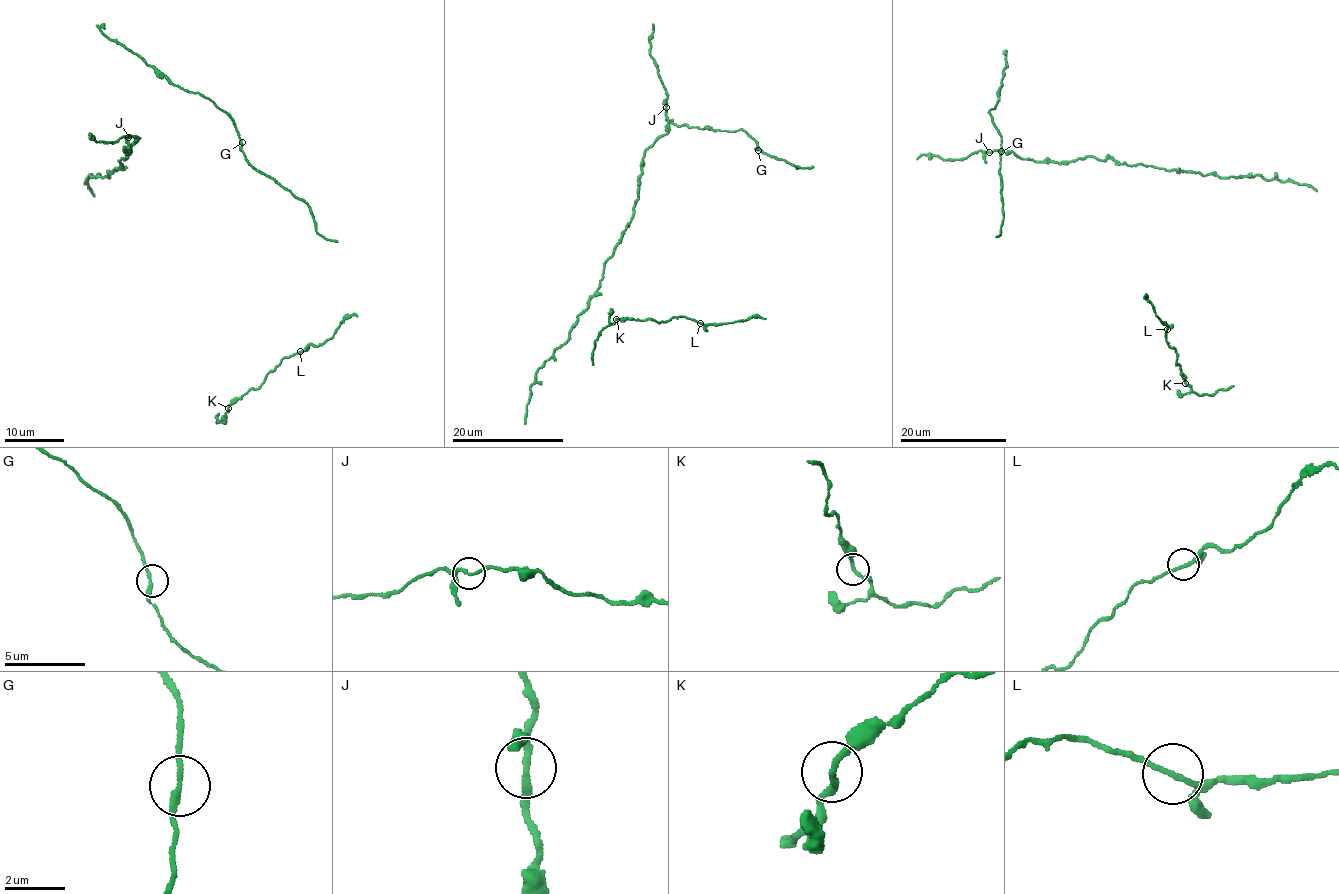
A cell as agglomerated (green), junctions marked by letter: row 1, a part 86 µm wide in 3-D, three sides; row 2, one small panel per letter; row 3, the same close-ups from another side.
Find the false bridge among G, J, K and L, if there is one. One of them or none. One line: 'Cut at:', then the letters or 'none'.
Cut at: none

